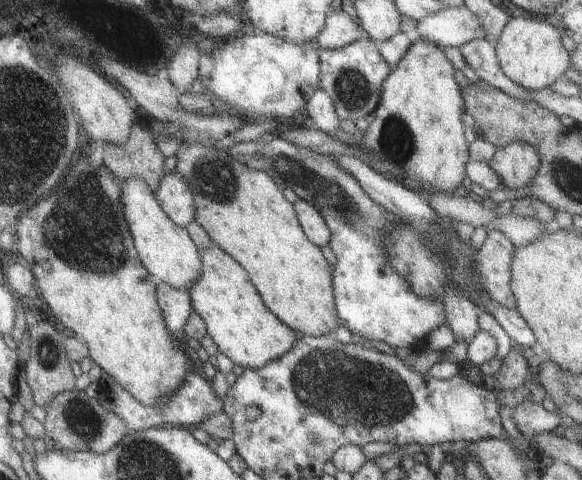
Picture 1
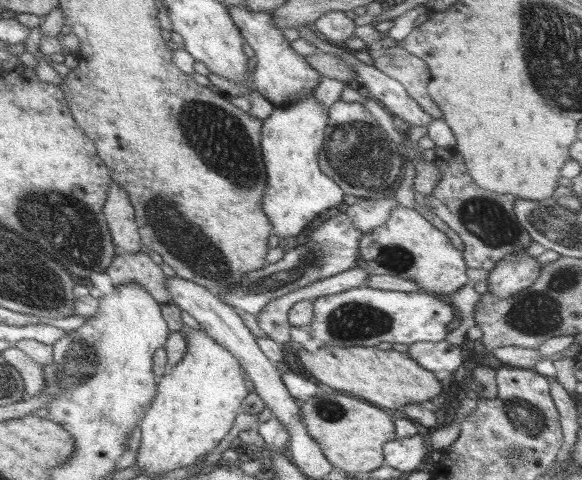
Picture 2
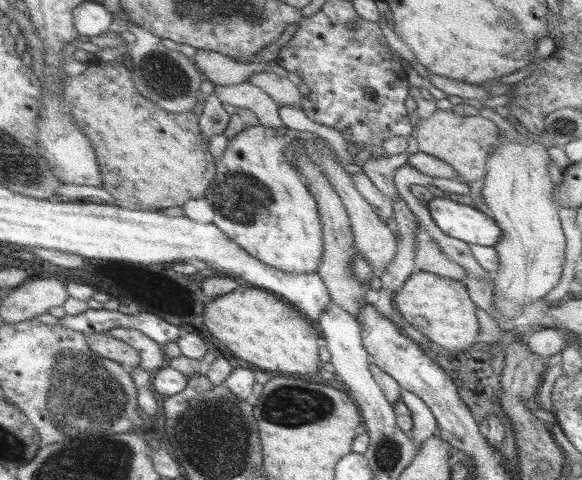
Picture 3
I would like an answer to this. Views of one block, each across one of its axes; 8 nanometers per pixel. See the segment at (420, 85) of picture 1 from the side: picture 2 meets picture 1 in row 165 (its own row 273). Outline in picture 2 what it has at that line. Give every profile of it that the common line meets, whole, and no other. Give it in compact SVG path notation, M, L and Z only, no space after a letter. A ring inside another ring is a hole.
M394 207L382 226L359 237L358 252L355 268L365 270L367 274L399 276L415 282L420 292L440 298L445 299L468 281L461 251L455 249L443 232L431 226L413 209Z

